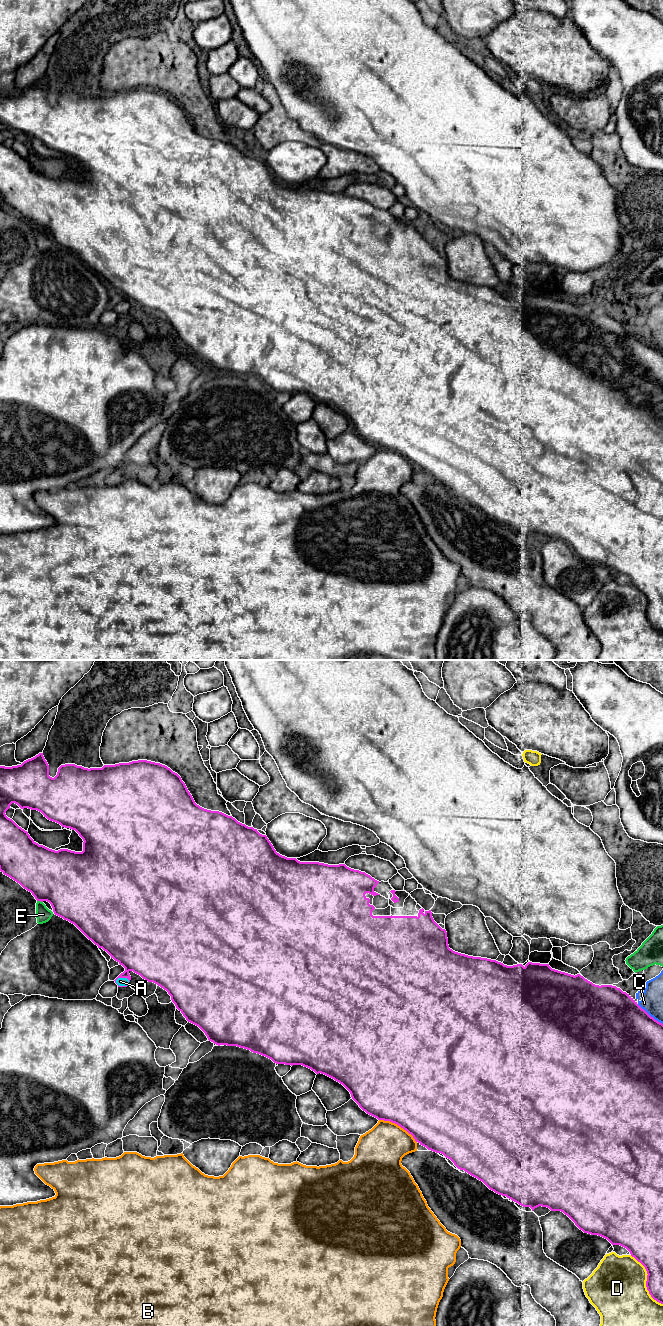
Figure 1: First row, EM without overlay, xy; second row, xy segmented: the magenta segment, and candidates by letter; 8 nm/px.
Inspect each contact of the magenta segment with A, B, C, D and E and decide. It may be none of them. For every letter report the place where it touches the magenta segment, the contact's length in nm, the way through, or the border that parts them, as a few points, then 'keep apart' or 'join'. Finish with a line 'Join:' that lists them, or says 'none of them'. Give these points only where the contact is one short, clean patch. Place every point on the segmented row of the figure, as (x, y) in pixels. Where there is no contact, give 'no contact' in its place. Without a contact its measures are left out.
A: meets magenta in xy at (121, 977); contact 120 nm long; runs through xy (136, 950), (126, 972), (121, 977), (120, 981); join
B: meets magenta in xy at (399, 1125); contact 360 nm long; keep apart
C: meets magenta in xy at (649, 1015); contact 260 nm long; keep apart
D: meets magenta in xy at (647, 1280); contact 480 nm long; keep apart
E: meets magenta in xy at (40, 900); contact 50 nm long; keep apart
Join: A

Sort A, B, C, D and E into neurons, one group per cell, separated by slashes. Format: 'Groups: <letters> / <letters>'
Groups: A / B / C / D / E

